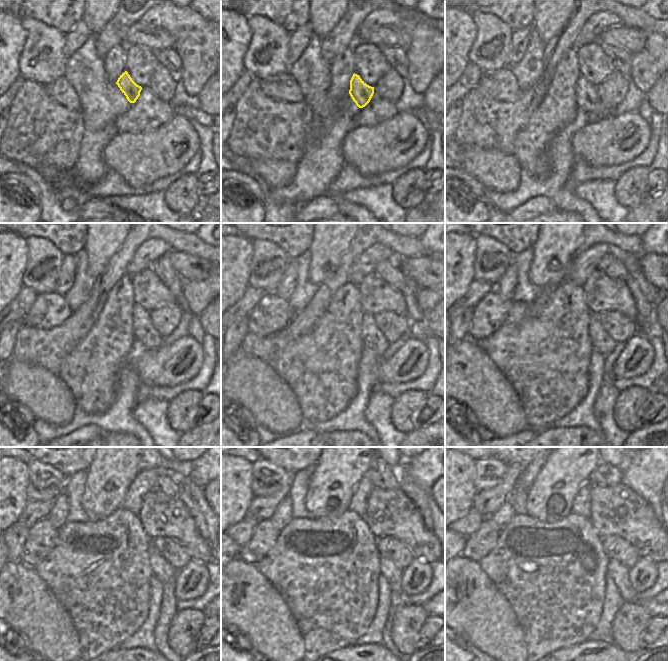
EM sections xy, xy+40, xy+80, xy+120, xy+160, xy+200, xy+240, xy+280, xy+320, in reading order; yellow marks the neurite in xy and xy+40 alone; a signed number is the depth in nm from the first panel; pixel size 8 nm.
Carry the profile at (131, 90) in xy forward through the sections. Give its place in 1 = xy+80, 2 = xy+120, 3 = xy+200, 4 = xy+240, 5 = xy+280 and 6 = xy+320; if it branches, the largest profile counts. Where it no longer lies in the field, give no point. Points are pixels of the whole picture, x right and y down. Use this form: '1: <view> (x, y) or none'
1: xy+80 (587, 98)
2: xy+120 (146, 335)
3: xy+200 (601, 342)
4: xy+240 (162, 570)
5: xy+280 (393, 574)
6: xy+320 (619, 573)

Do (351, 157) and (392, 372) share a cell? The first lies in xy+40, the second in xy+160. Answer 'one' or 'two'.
one

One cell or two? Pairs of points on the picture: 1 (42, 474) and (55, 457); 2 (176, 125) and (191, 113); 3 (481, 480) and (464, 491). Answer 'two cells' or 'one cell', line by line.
1: two cells
2: two cells
3: two cells

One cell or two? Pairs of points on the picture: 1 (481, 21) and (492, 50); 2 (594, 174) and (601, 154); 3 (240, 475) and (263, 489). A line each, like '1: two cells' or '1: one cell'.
1: one cell
2: two cells
3: two cells

